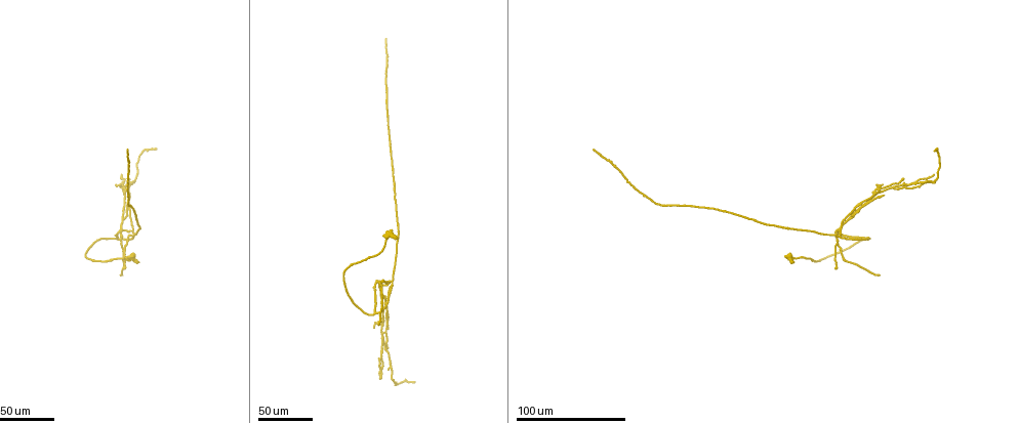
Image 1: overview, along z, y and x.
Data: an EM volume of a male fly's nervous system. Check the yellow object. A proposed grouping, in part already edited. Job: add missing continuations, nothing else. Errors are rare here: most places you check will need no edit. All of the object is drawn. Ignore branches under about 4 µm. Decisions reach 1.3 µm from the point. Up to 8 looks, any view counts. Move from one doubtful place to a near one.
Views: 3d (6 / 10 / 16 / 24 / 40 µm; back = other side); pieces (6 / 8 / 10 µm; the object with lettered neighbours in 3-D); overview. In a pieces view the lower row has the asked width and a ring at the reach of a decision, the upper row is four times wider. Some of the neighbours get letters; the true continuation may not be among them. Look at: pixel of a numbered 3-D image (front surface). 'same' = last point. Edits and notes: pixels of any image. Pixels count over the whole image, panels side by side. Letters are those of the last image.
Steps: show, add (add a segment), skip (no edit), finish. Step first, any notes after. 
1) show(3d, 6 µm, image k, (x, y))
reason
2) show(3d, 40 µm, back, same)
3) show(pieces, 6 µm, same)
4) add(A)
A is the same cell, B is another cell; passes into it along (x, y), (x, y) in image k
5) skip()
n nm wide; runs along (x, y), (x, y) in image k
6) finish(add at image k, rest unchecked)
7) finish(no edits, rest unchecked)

show(3d, 40 µm, image 1, (881, 185))
branch stops here

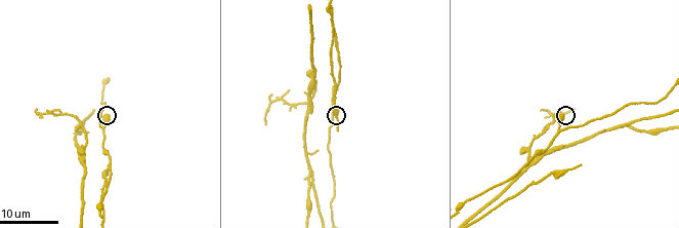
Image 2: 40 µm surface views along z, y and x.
show(pieces, 8 µm, image 2, (106, 114))
what lies round it

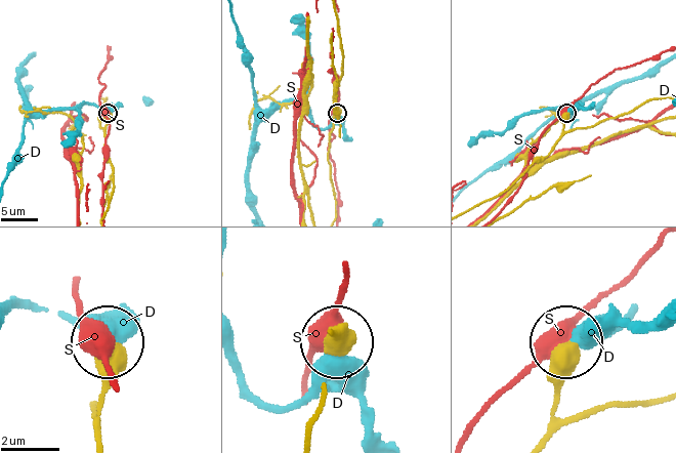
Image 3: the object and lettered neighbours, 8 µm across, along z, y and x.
skip()
570 nm wide; D and S are other cells; runs along (482, 203), (504, 192), (548, 154), (561, 133), (565, 112) in image 3; none of them fits

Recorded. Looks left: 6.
show(3d, 40 µm, image 1, (389, 348))
free end

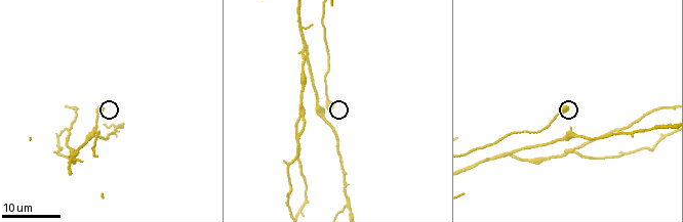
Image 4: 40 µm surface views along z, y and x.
show(pieces, 8 µm, image 4, (329, 106))

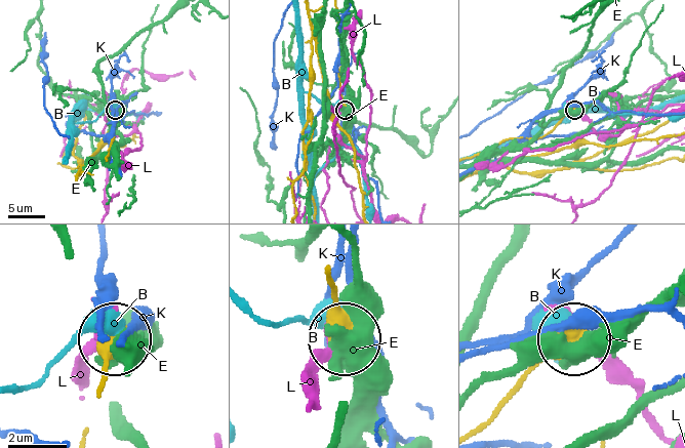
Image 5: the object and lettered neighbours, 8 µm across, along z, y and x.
skip()
B, E, K and L are other cells; none of them fits

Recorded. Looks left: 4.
show(3d, 16 µm, image 4, (31, 136))
thin end

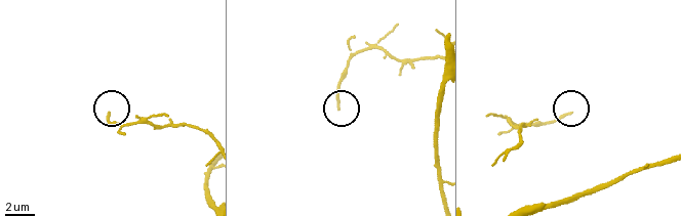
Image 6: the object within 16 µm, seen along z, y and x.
show(pieces, 8 µm, image 6, (570, 111))

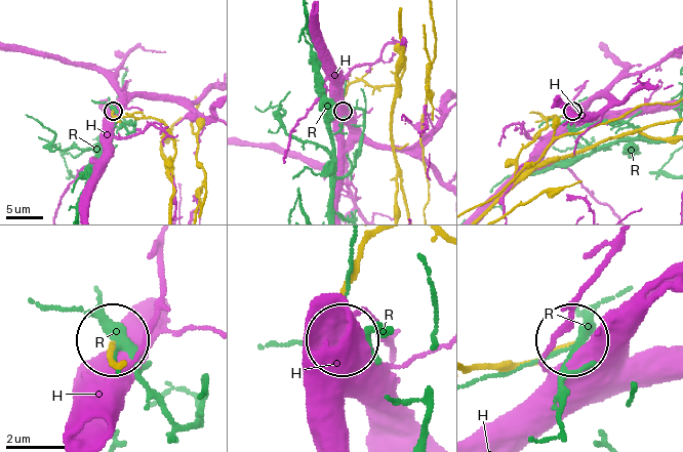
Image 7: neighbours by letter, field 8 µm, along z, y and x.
skip()
H and R are other cells; runs along (476, 366), (527, 366), (568, 346) in image 7; none of them fits

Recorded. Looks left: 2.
show(3d, 24 µm, image 1, (155, 150))
thin end

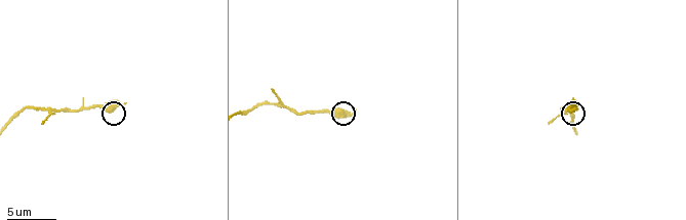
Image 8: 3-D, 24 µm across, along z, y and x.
show(pieces, 10 µm, image 8, (125, 101))

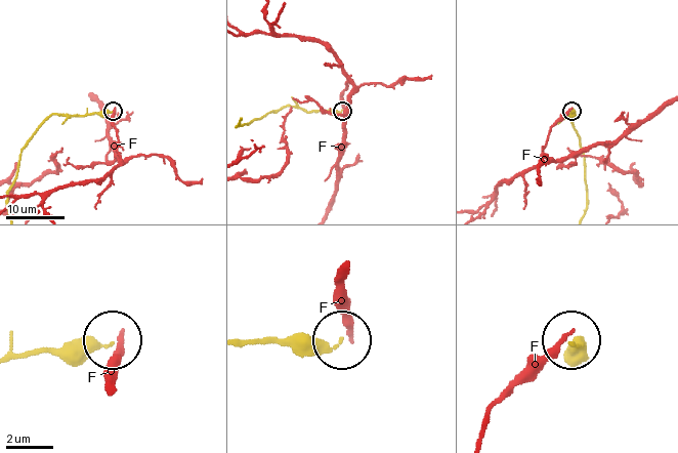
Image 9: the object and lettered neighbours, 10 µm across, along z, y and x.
skip()
190 nm wide; F is another cell; runs along (257, 119), (289, 106), (309, 112), (341, 111) in image 9; no lettered segment goes on from it

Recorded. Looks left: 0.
finish(no edits, rest unchecked)

